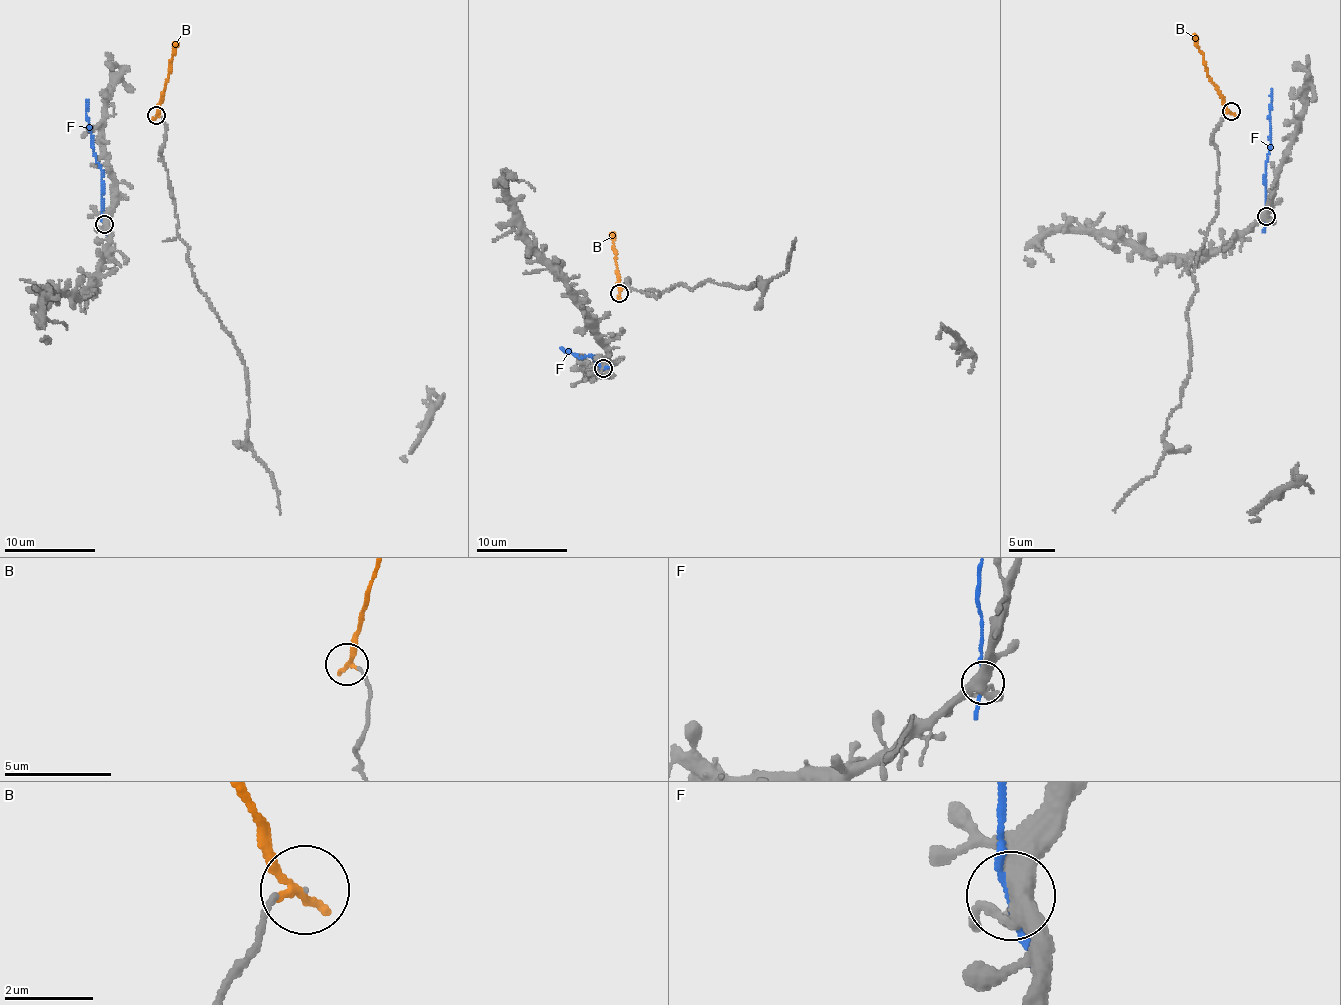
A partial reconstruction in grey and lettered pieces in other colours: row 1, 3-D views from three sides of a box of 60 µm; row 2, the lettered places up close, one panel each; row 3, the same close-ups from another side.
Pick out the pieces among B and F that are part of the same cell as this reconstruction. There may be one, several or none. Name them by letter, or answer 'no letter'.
no letter

